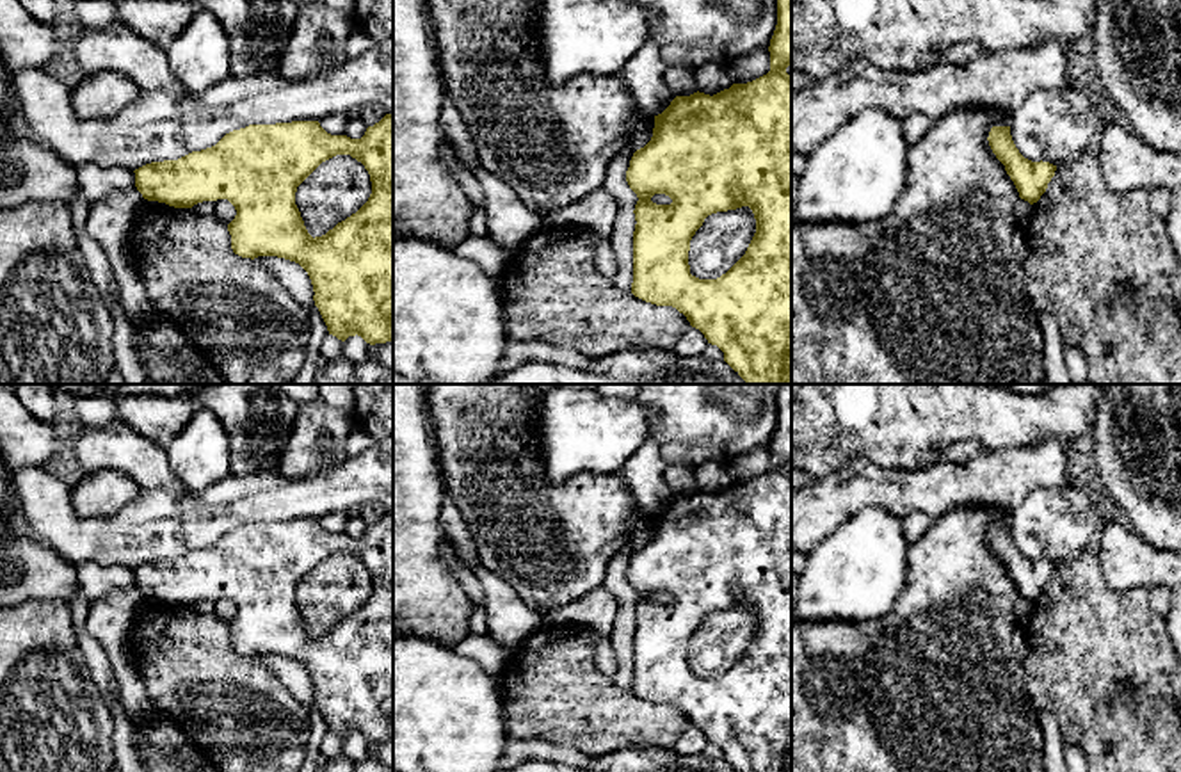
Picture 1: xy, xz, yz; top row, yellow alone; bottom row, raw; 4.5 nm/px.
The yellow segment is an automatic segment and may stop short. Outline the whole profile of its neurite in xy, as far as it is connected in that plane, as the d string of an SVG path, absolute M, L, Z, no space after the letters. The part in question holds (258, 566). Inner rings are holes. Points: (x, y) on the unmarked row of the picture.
M386 512L379 521L374 525L368 525L365 534L361 537L350 537L347 534L331 534L327 532L318 519L292 519L292 521L276 521L276 523L249 523L240 528L233 528L226 532L215 544L201 548L201 550L192 550L178 559L164 559L164 560L151 560L146 562L135 571L135 585L142 592L144 598L148 599L158 599L165 601L174 607L192 607L197 601L203 599L217 599L217 598L228 598L235 608L237 614L235 617L228 623L228 630L231 633L231 647L235 653L242 656L258 656L258 655L277 655L285 656L290 660L299 662L309 674L311 683L313 683L313 699L315 704L318 706L329 733L336 735L338 738L345 740L349 735L361 735L366 742L375 744L375 742L386 742L393 740L393 514ZM336 553L350 553L358 560L365 564L365 567L370 573L372 580L372 592L368 599L350 615L345 619L338 621L333 628L329 628L322 635L311 635L304 624L304 619L301 615L301 610L295 603L295 591L297 585L325 559L336 555Z

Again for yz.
M992 525L987 539L996 557L1005 564L1019 596L1030 603L1037 601L1055 575L1056 564L1024 557L1012 539L1010 525Z

